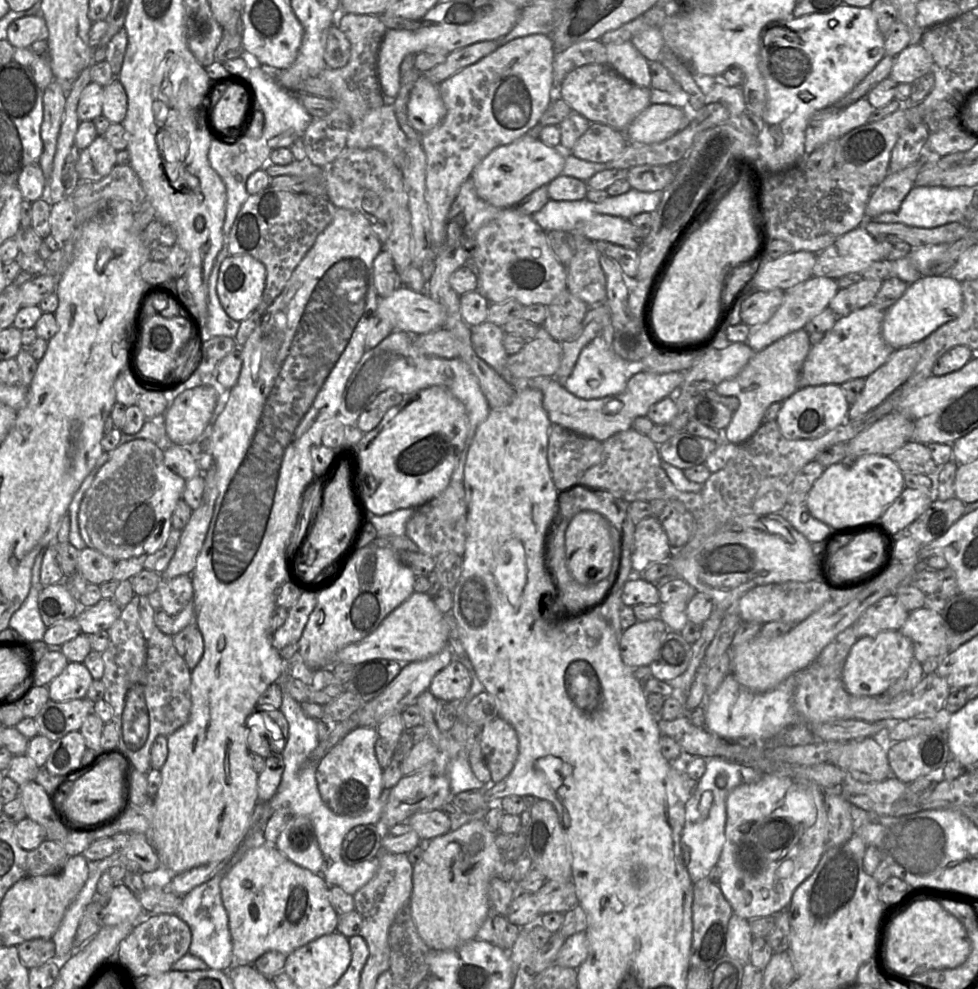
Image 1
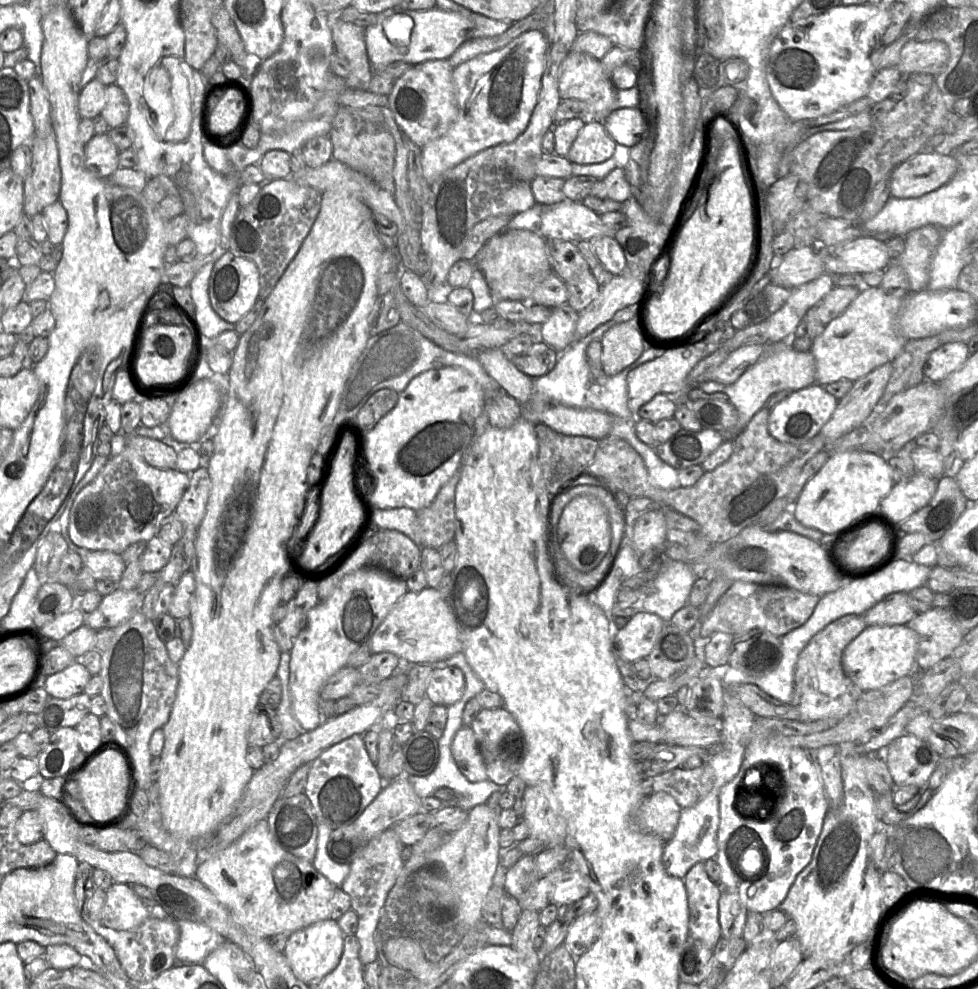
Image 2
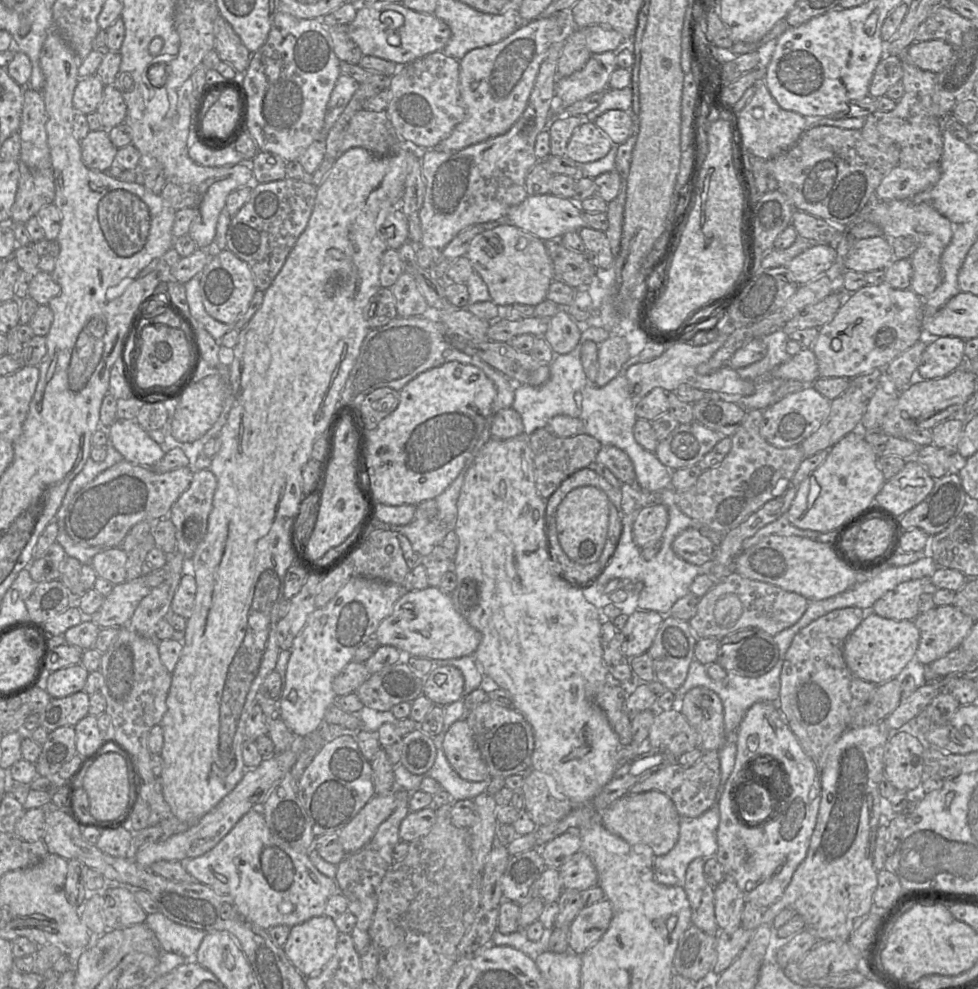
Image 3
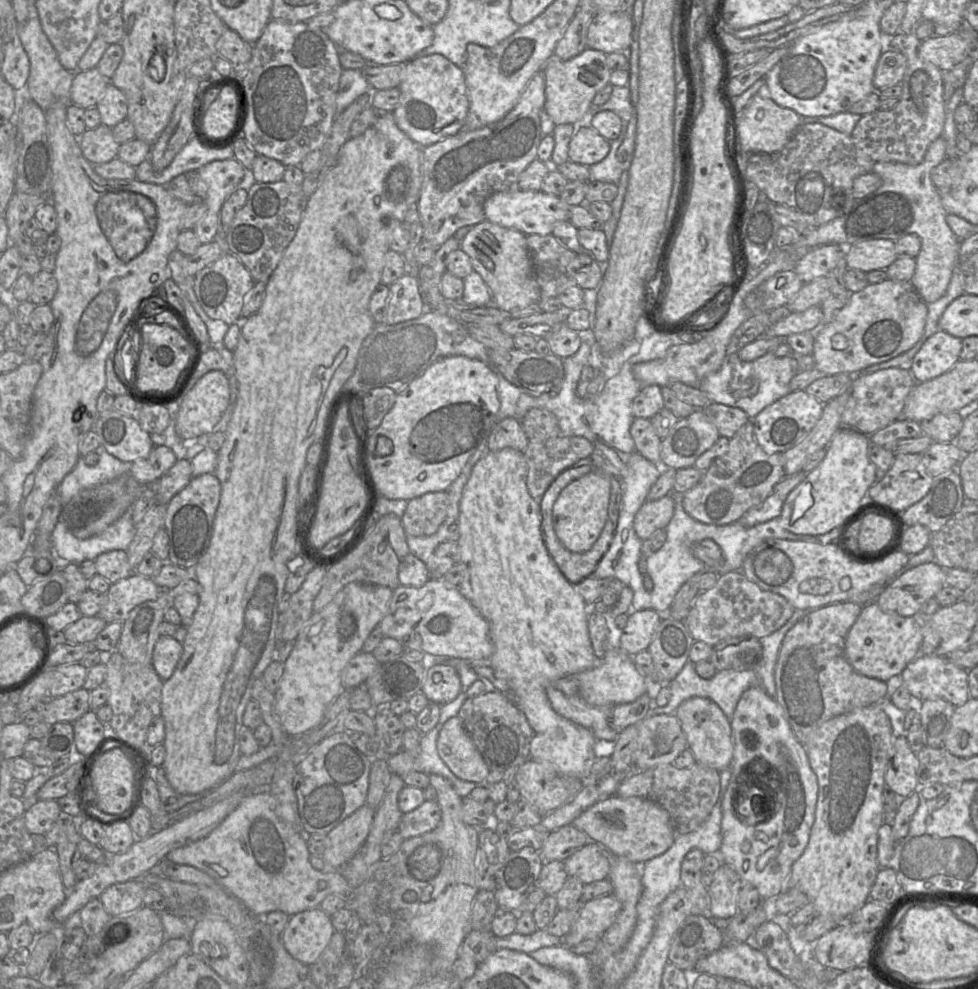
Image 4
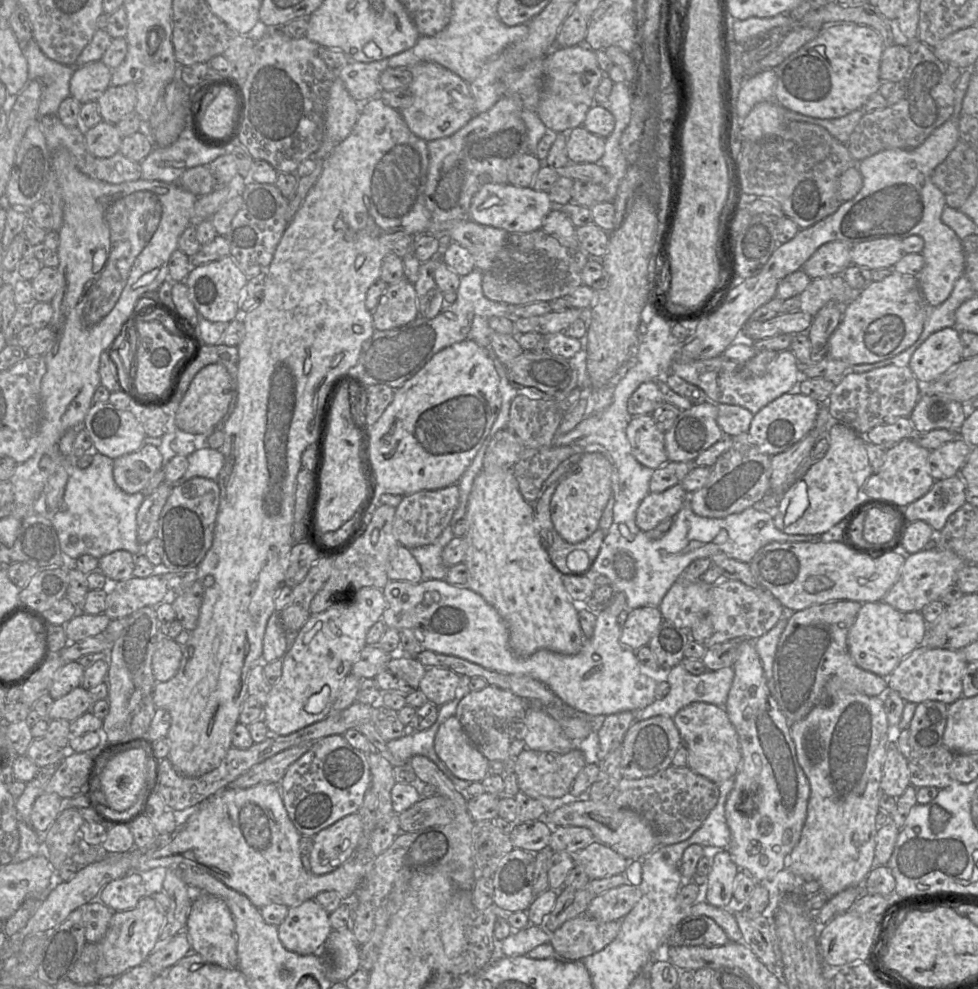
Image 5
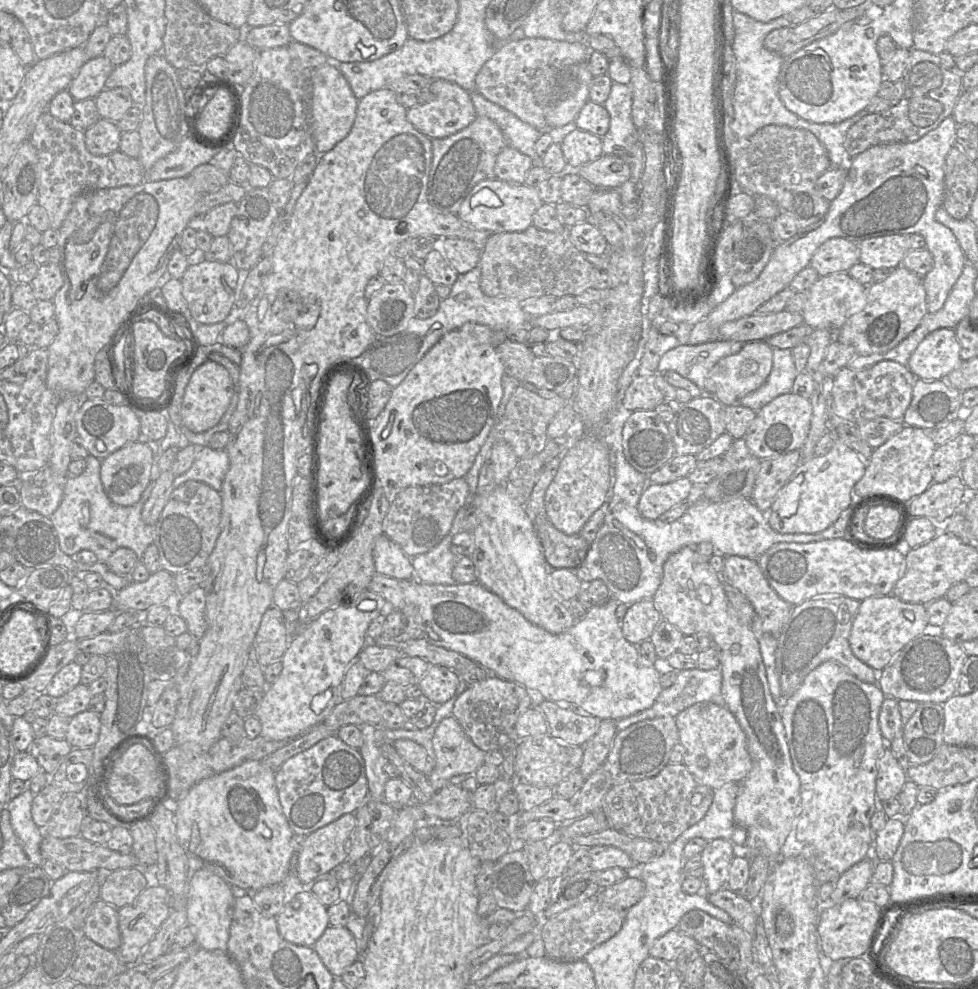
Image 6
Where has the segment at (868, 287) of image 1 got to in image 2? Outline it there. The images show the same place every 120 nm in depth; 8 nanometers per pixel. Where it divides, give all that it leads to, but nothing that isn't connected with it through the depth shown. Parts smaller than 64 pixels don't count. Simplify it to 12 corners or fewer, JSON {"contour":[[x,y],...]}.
{"contour":[[835,286],[802,320],[827,325],[847,309],[860,288]]}

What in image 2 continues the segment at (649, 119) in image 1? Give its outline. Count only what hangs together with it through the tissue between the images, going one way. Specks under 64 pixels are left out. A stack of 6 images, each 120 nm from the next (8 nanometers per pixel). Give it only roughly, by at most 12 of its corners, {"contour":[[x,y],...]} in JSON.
{"contour":[[620,108],[603,120],[611,138],[633,147],[649,124],[637,108]]}

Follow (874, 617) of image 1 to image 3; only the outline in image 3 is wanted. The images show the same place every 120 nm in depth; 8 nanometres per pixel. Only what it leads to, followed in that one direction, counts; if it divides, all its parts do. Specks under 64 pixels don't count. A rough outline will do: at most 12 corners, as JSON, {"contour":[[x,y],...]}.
{"contour":[[930,579],[902,582],[871,611],[887,619],[914,621]]}

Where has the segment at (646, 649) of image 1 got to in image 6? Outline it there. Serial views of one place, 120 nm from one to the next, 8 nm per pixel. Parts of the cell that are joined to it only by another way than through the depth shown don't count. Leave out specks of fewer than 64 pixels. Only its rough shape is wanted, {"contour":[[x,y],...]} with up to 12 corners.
{"contour":[[653,599],[628,606],[621,624],[624,638],[638,646],[661,620]]}

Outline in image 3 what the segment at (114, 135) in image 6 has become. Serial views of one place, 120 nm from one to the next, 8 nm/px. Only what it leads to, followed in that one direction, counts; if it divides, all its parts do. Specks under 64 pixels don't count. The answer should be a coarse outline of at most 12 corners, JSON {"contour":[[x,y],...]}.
{"contour":[[108,130],[90,131],[80,143],[89,169],[108,172],[118,149]]}

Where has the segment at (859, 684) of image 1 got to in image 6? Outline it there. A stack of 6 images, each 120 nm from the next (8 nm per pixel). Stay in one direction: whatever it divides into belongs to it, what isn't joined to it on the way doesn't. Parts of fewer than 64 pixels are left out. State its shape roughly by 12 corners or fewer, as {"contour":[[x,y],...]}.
{"contour":[[864,599],[853,654],[882,671],[930,630],[926,606]]}

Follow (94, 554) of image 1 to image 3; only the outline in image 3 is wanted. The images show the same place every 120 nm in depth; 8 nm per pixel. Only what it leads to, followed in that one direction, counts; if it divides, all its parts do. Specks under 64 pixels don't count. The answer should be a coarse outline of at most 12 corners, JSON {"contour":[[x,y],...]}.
{"contour":[[119,546],[97,553],[90,564],[114,585],[126,580],[127,553]]}

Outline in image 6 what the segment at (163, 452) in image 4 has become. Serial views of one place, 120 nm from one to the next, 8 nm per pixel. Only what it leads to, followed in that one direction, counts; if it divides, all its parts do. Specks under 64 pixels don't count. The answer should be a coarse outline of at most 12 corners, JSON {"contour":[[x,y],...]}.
{"contour":[[127,443],[101,461],[100,479],[116,505],[136,504],[154,457]]}

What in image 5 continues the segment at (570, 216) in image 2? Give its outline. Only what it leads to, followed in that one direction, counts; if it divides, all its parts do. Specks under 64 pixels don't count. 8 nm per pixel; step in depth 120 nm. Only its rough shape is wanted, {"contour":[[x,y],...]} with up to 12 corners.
{"contour":[[485,184],[471,219],[508,233],[542,228],[548,193]]}

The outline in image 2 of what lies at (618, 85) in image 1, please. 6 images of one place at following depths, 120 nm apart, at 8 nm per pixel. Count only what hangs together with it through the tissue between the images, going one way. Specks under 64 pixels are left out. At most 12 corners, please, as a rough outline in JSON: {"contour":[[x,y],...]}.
{"contour":[[571,50],[560,66],[561,99],[586,103],[588,118],[616,110],[601,61]]}

